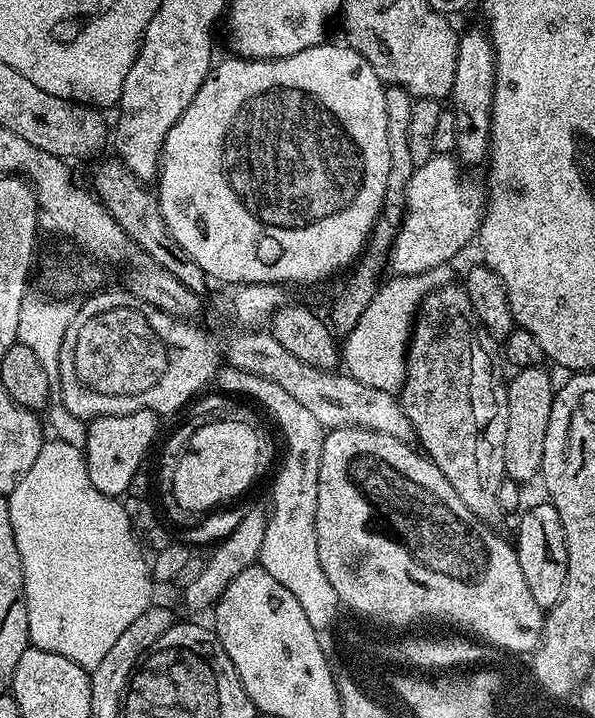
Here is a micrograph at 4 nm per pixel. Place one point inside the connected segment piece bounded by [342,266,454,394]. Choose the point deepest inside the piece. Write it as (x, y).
(376, 352)

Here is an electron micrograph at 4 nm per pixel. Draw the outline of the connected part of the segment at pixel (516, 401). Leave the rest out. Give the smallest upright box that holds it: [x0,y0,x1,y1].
[504,367,554,482]

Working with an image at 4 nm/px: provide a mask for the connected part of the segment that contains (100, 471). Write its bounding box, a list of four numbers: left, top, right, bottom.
[83,408,157,498]

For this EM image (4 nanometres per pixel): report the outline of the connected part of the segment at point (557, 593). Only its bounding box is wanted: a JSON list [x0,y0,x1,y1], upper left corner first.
[514,502,566,610]

